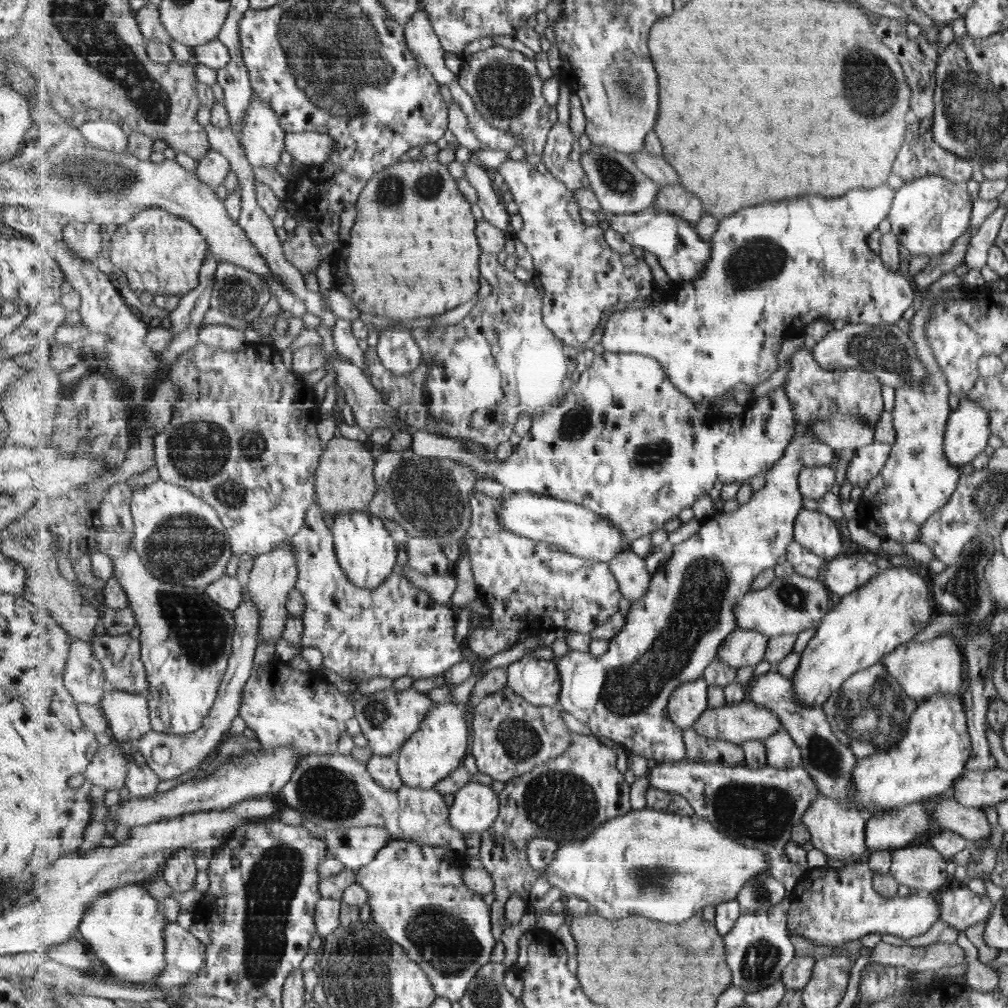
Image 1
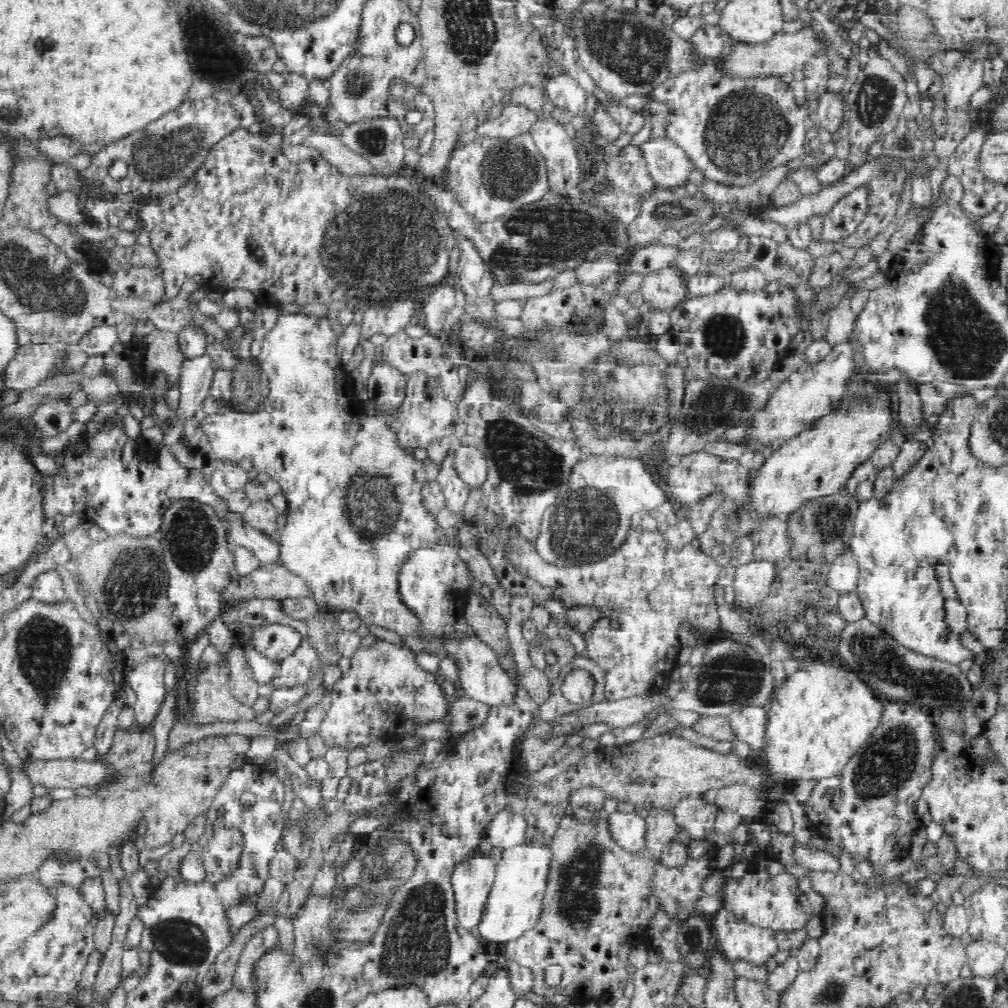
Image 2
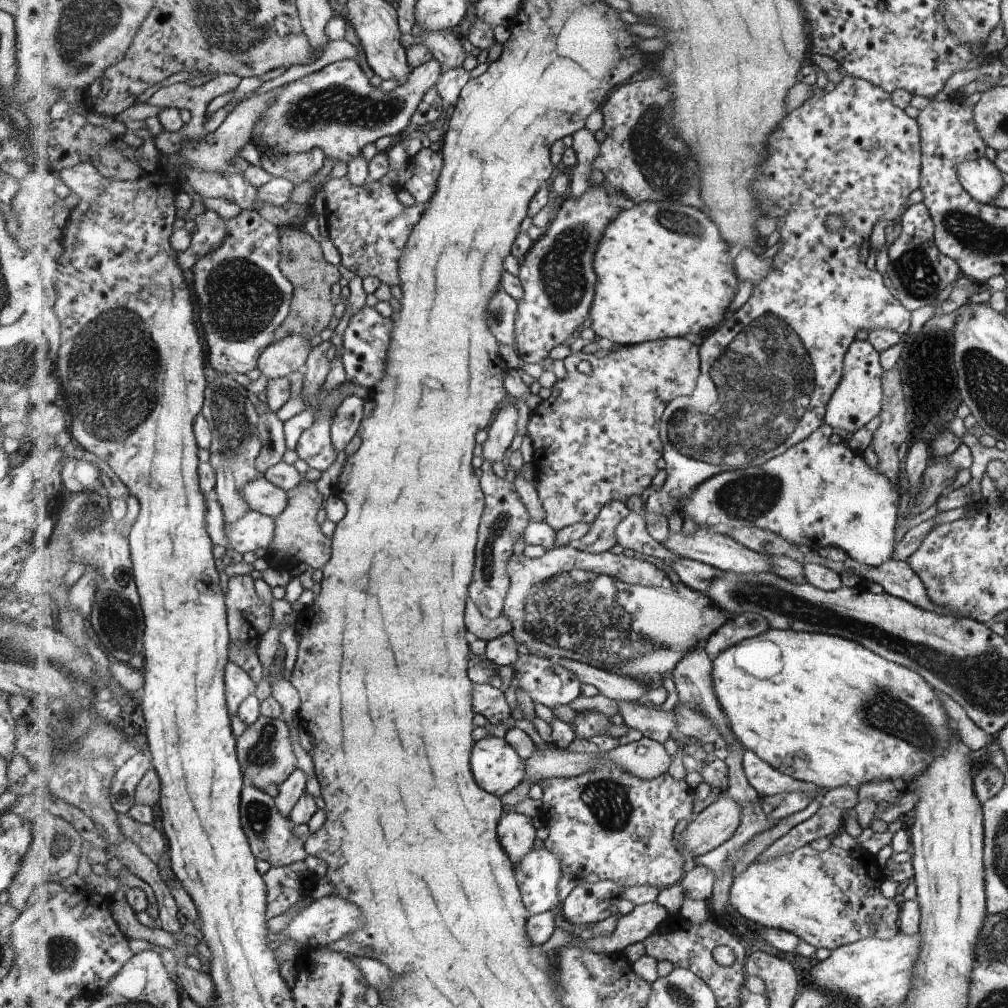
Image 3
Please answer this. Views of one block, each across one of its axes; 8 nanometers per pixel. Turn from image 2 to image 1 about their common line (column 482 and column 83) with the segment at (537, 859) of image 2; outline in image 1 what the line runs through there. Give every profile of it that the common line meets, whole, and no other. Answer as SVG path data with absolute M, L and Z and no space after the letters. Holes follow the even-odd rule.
M127 884L125 888L109 890L97 897L88 908L78 936L91 946L93 953L105 963L110 972L121 980L135 984L154 984L154 978L165 970L167 916L163 914L161 901L149 894L148 888Z

